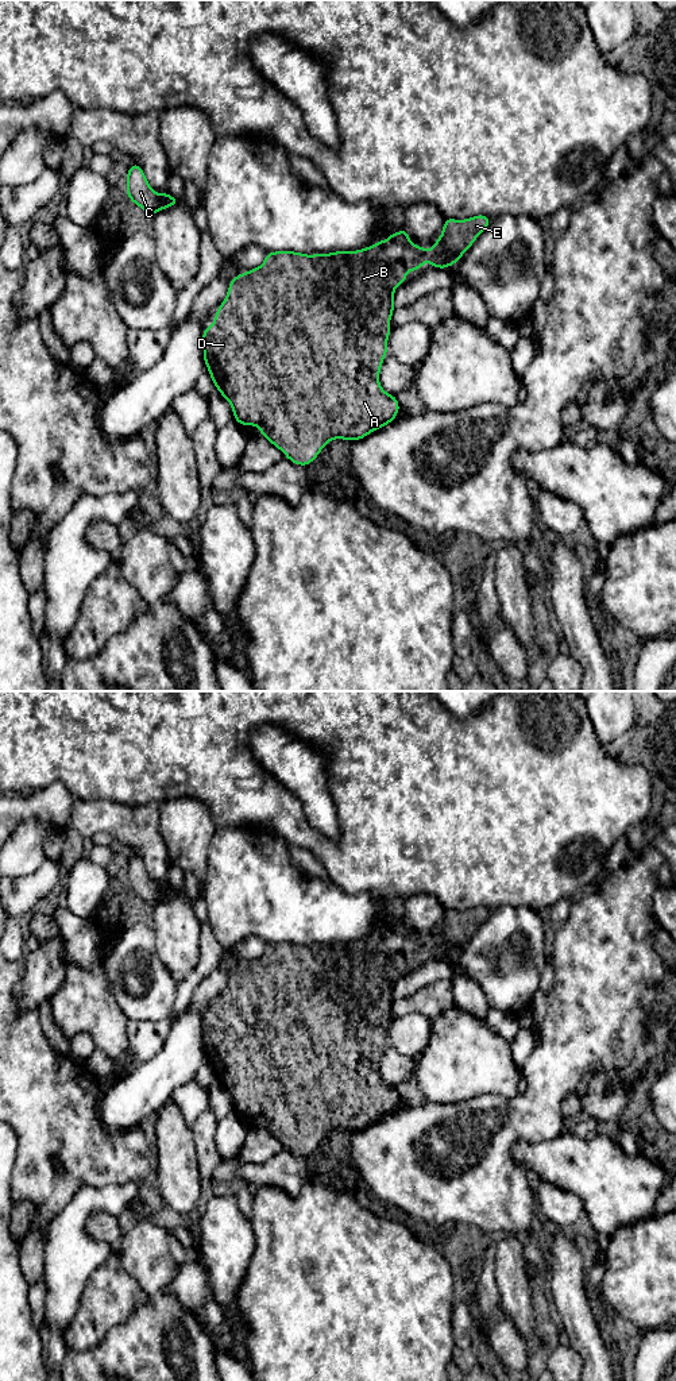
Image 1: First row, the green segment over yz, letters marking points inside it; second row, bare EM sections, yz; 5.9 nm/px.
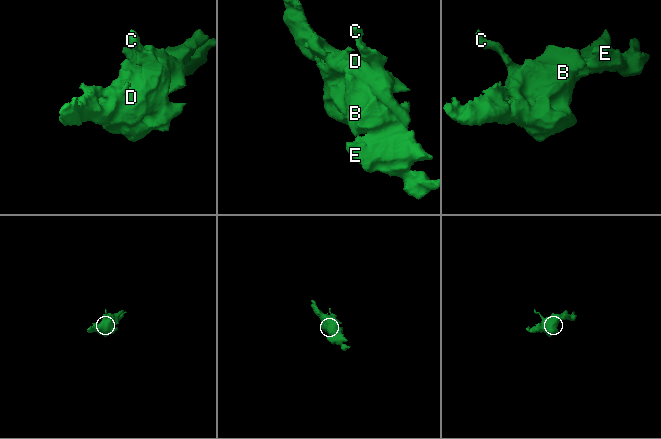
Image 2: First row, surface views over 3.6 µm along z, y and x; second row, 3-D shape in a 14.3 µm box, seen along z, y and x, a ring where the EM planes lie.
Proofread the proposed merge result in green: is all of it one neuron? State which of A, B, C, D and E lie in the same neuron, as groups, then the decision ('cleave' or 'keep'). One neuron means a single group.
A B C D E; keep

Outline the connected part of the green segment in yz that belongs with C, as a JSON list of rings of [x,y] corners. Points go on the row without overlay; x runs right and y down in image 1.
[[[134,855],[128,860],[127,875],[125,884],[130,891],[147,904],[155,906],[157,903],[173,898],[179,892],[179,890],[171,888],[167,883],[163,886],[154,883],[138,855]]]

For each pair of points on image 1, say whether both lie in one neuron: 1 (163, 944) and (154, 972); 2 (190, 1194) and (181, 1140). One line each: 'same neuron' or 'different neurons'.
1: different neurons
2: same neuron

